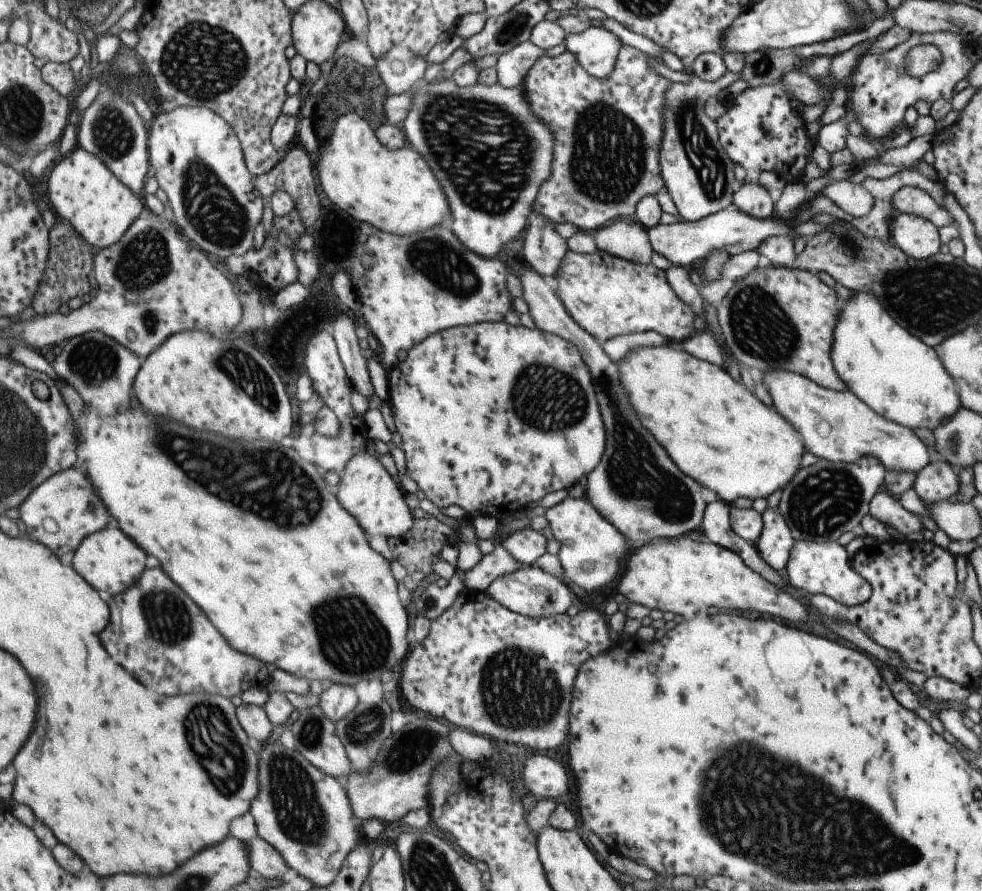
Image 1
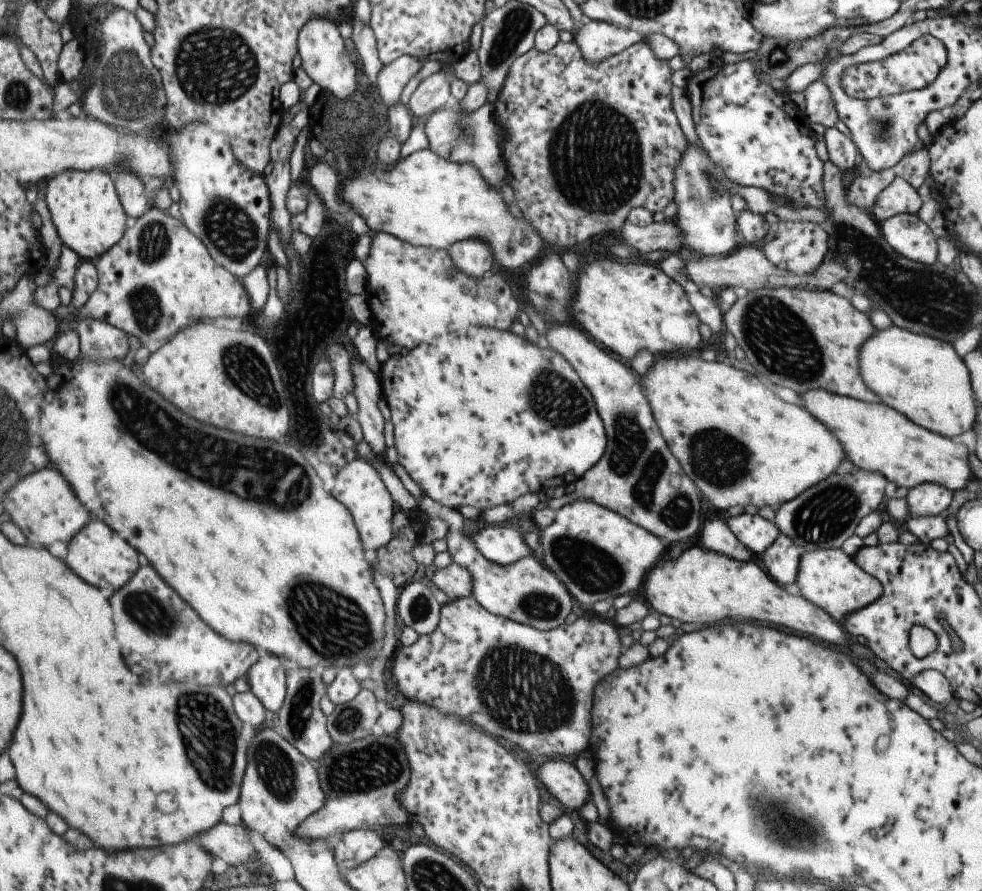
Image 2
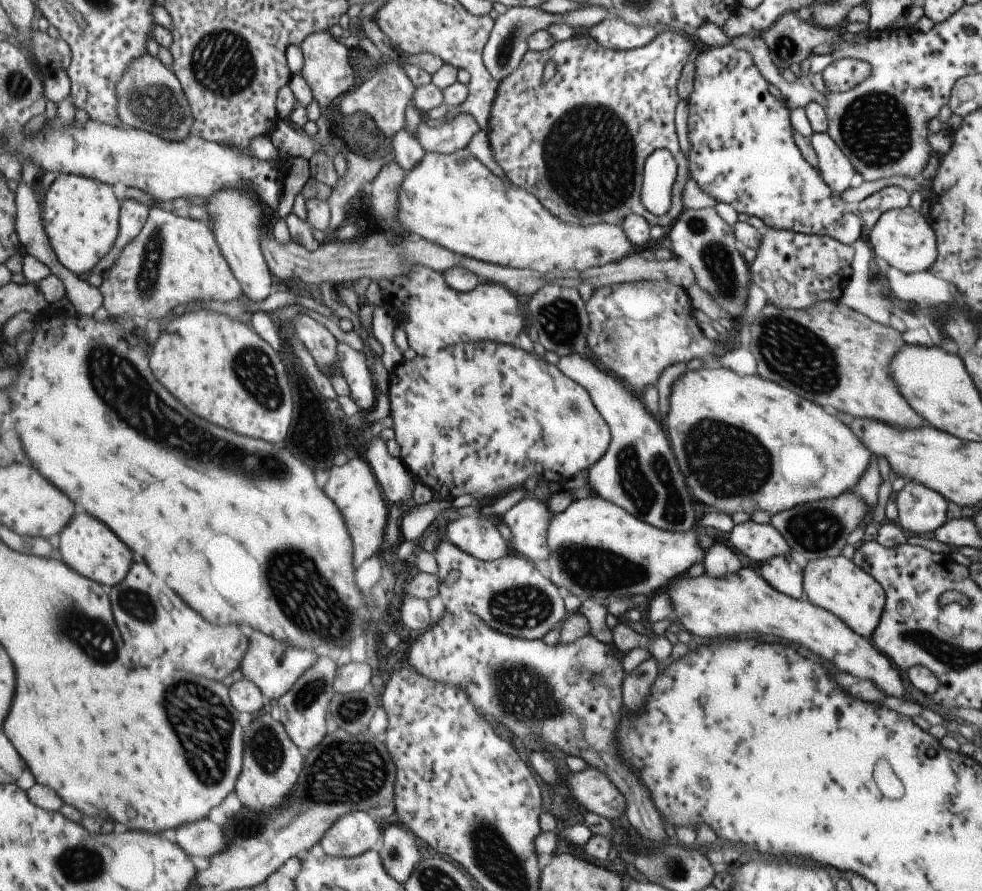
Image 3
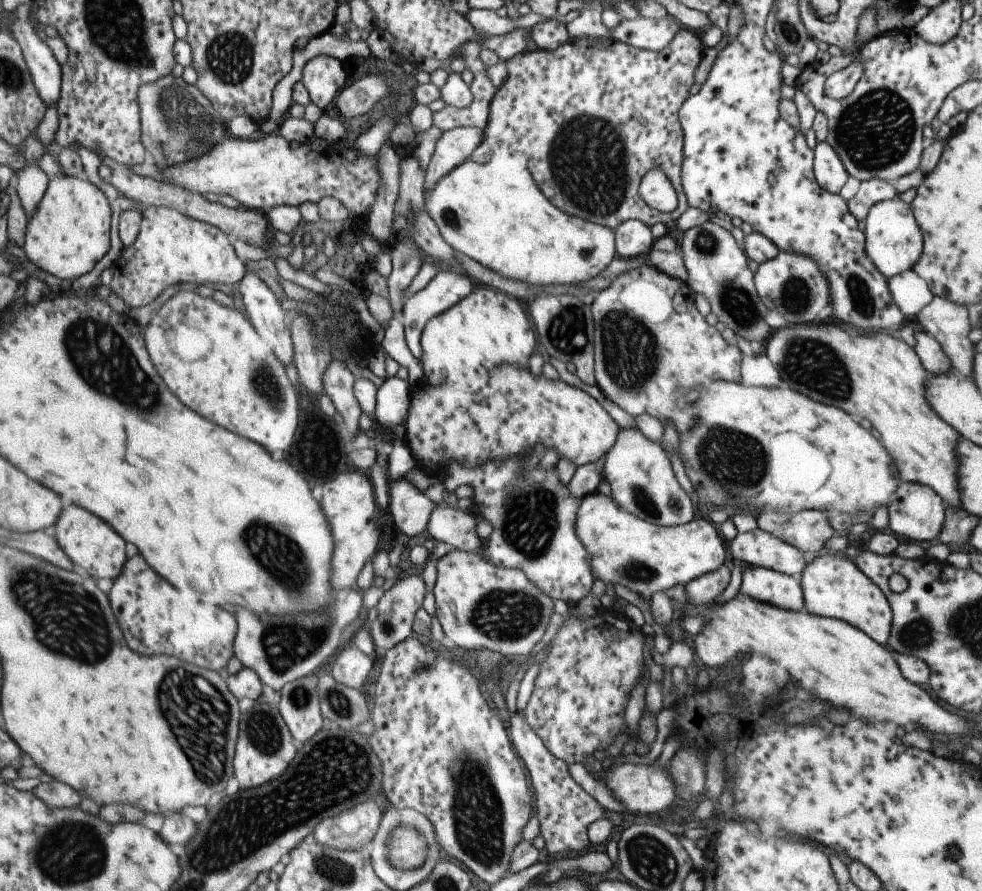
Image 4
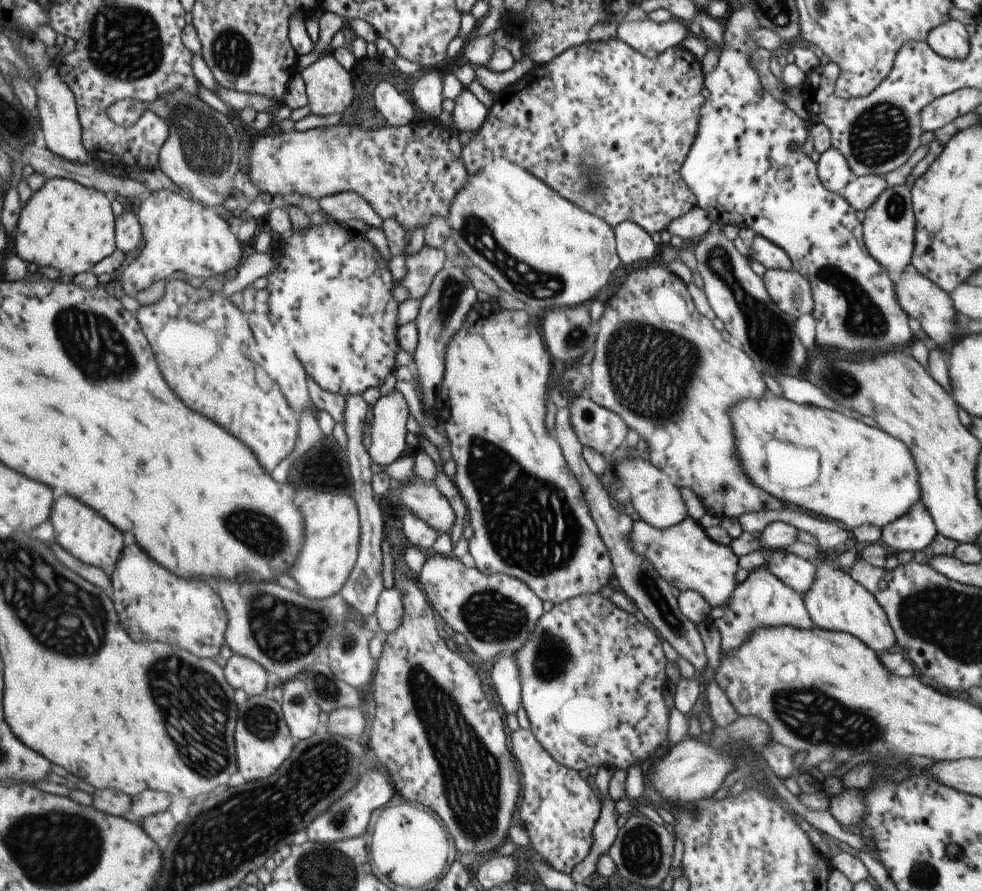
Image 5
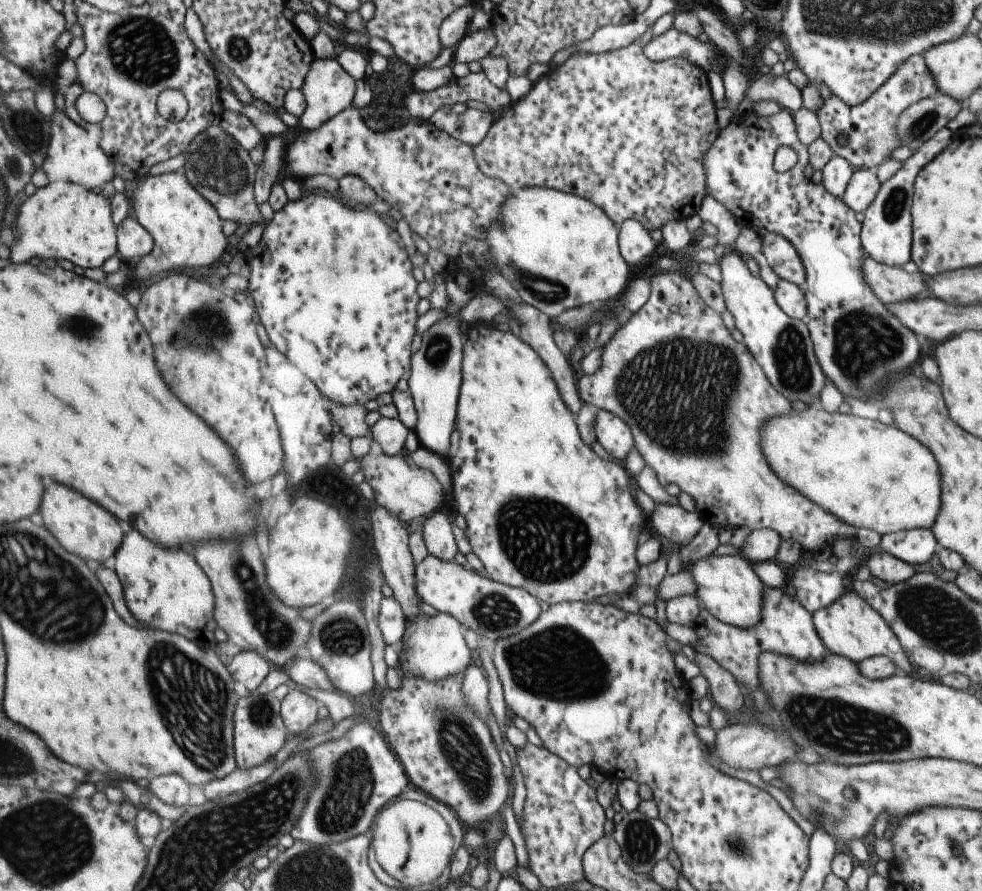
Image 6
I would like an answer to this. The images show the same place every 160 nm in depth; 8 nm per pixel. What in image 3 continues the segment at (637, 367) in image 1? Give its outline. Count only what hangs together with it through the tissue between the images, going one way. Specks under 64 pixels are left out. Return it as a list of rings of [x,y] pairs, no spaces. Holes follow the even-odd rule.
[[[725,368],[689,370],[673,382],[671,396],[667,400],[669,400],[669,410],[665,414],[663,427],[664,430],[667,430],[670,449],[683,475],[685,484],[694,500],[703,502],[707,506],[713,506],[716,511],[723,514],[729,512],[731,504],[733,504],[733,508],[737,504],[737,506],[743,506],[743,510],[753,510],[755,508],[755,510],[763,510],[768,512],[769,515],[774,515],[786,511],[788,508],[793,508],[795,505],[811,503],[819,499],[837,496],[843,491],[851,491],[851,488],[855,486],[857,479],[861,476],[864,467],[867,466],[869,456],[871,456],[871,453],[861,446],[857,436],[851,434],[851,430],[845,428],[845,424],[839,418],[835,418],[833,414],[823,412],[819,406],[815,406],[815,404],[811,404],[811,402],[807,402],[799,396],[793,396],[793,392],[789,392],[785,388],[779,388],[779,384],[759,378],[759,376],[735,376],[733,372],[729,372]]]

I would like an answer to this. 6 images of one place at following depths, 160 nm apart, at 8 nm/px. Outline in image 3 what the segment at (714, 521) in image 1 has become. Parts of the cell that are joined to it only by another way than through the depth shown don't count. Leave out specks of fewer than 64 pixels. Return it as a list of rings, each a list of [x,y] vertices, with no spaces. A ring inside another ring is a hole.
[[[715,541],[704,550],[703,566],[704,573],[715,578],[737,572],[742,567],[739,554],[721,541]]]

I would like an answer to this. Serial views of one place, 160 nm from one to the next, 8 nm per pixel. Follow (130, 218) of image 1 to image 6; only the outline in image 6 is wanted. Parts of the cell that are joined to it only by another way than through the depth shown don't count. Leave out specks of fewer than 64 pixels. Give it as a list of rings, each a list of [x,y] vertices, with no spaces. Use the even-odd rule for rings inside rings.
[[[57,181],[36,189],[20,205],[12,261],[19,264],[33,258],[53,258],[67,266],[101,268],[111,256],[119,255],[118,226],[113,222],[111,208],[110,198],[79,183]]]

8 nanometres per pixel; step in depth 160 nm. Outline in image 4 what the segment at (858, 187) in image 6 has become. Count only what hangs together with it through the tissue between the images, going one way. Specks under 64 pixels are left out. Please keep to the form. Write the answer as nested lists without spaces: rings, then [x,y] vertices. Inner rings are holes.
[[[883,179],[860,181],[855,195],[846,202],[849,212],[857,222],[863,222],[869,208],[879,201],[888,201],[898,196],[894,186]]]

